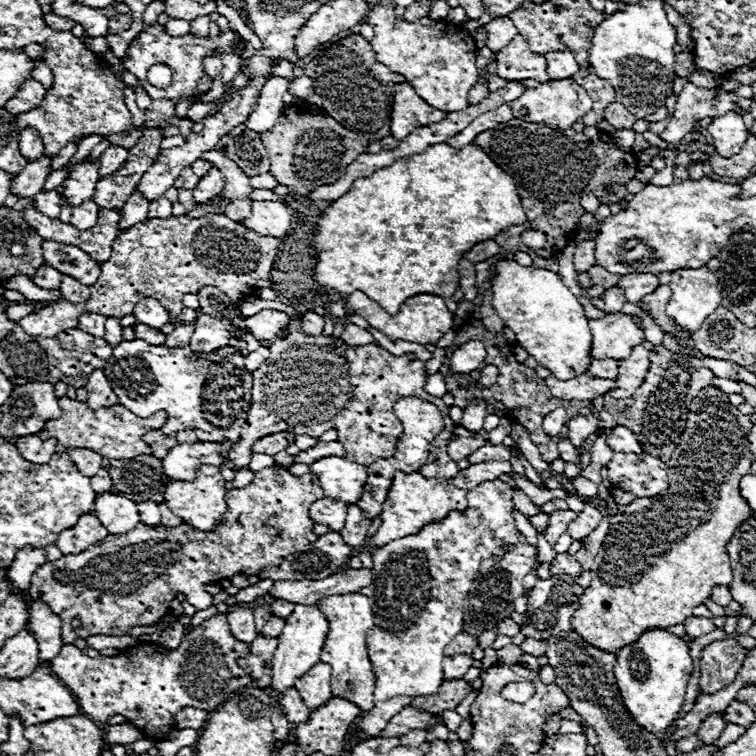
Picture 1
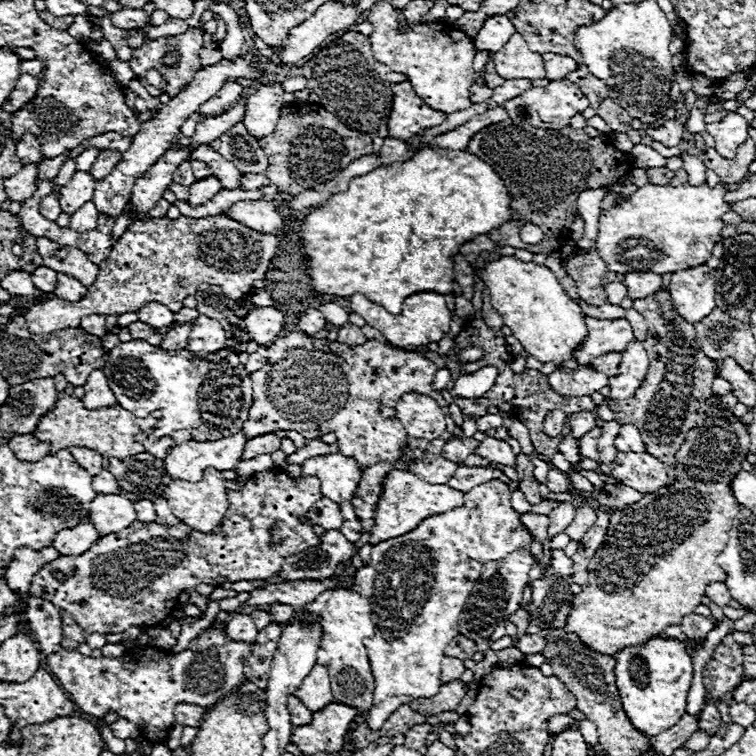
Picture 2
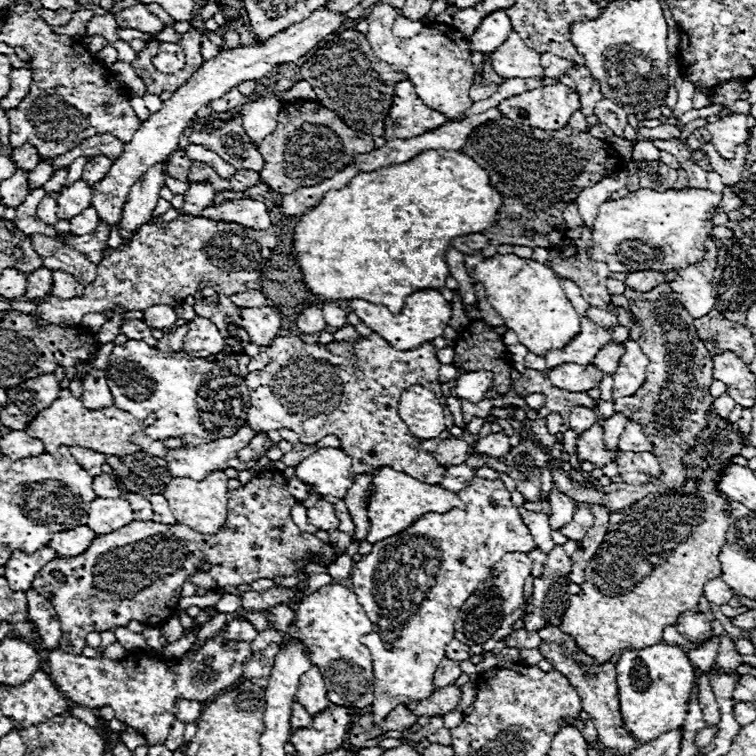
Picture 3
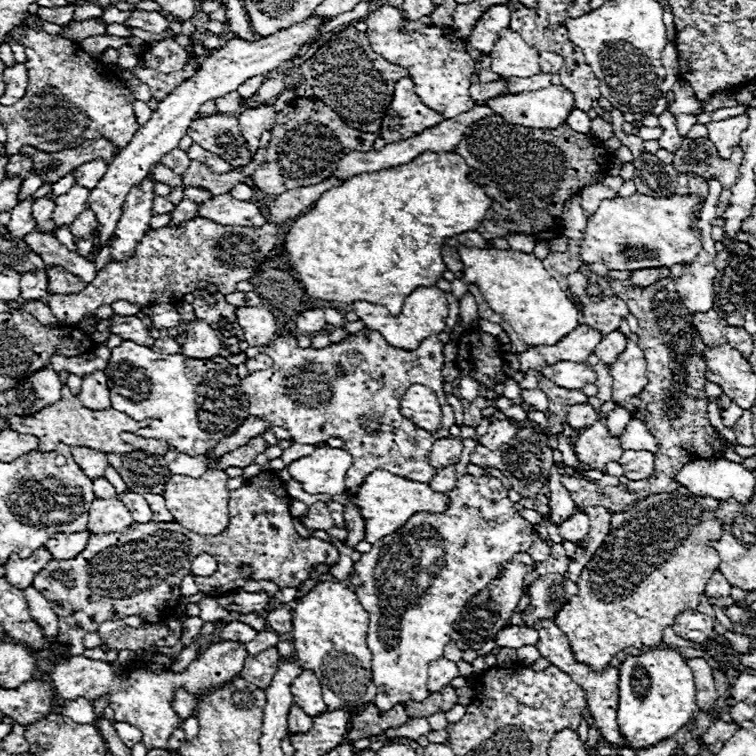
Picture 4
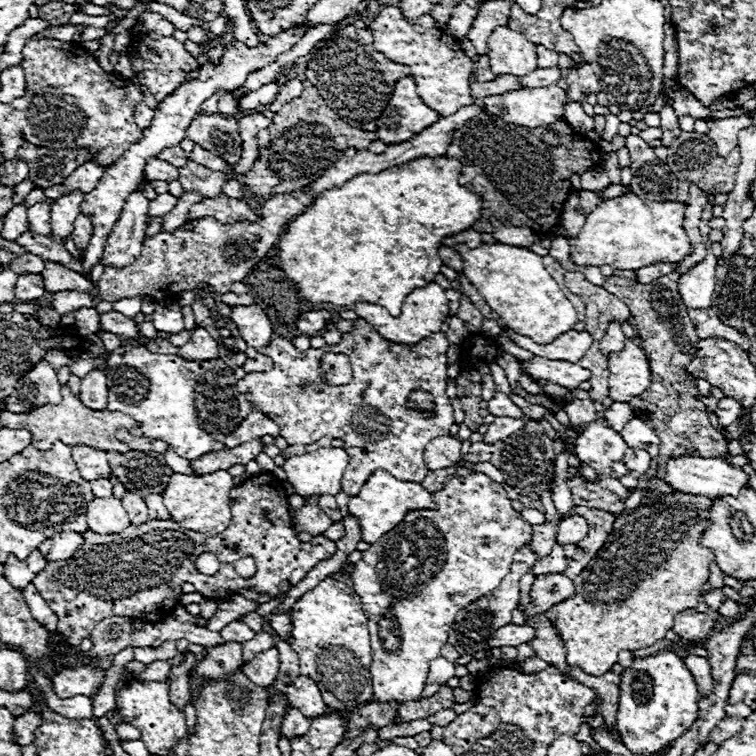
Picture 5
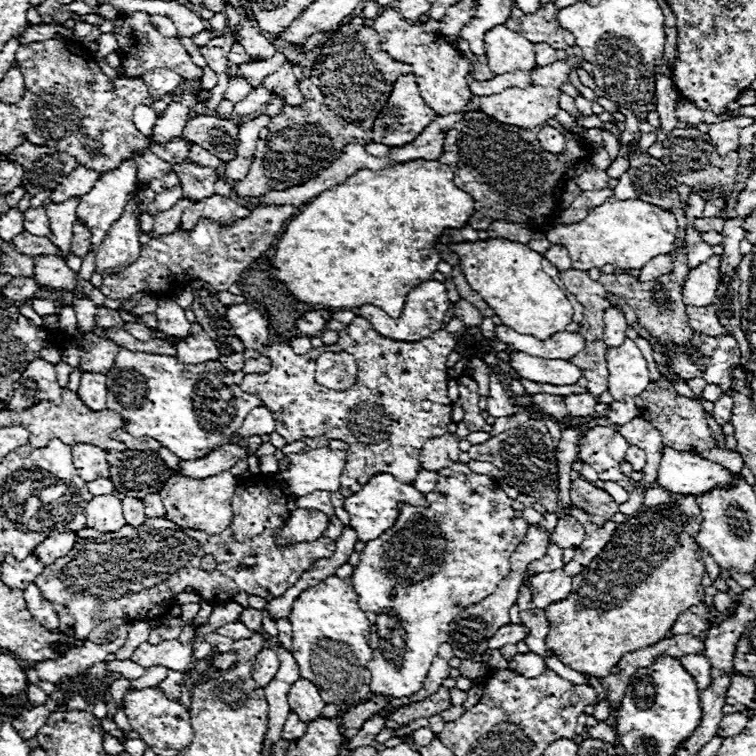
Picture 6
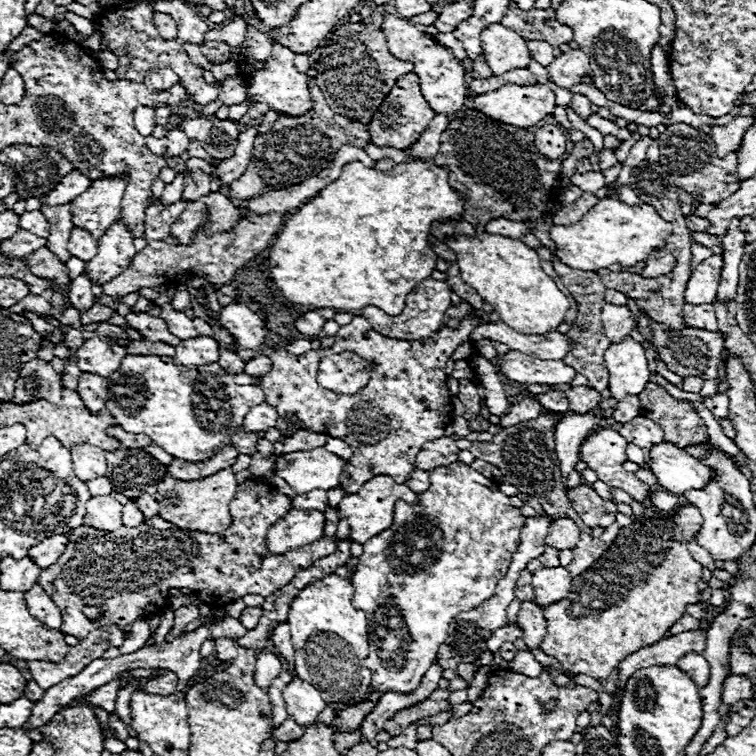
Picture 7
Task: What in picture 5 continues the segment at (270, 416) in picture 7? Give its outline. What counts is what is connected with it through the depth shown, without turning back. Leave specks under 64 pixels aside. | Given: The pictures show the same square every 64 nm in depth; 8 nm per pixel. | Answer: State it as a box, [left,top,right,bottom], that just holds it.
[224,410,280,448]

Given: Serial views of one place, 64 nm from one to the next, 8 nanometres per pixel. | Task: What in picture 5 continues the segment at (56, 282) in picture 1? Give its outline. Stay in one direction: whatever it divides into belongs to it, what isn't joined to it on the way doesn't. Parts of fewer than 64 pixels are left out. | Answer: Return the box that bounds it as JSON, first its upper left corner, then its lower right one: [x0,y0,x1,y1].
[14,274,46,302]

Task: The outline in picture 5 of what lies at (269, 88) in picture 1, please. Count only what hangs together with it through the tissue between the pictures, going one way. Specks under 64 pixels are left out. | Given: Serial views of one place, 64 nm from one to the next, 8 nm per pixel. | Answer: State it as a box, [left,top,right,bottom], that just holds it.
[230,110,272,178]

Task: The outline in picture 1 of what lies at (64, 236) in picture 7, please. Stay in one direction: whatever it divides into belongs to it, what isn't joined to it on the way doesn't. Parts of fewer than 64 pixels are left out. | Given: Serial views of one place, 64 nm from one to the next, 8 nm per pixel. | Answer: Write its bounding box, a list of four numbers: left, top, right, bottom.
[60,160,98,208]

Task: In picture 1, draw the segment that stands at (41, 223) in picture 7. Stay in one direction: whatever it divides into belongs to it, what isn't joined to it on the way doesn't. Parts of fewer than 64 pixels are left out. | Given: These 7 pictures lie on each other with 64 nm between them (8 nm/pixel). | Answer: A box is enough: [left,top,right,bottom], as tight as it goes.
[22,190,62,218]

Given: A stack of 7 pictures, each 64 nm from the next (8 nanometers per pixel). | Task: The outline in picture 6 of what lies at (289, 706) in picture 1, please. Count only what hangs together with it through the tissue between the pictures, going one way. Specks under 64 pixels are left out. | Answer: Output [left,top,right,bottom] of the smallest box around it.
[282,712,308,740]

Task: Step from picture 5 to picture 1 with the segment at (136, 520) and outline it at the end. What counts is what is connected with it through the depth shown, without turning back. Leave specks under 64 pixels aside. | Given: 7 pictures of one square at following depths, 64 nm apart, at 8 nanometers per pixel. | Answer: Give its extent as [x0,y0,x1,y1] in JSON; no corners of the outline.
[138,502,160,526]

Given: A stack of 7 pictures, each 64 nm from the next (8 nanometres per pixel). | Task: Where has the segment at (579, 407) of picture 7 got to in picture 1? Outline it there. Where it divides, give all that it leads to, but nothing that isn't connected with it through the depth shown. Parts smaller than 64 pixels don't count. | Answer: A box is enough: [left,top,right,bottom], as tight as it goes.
[568,412,600,450]

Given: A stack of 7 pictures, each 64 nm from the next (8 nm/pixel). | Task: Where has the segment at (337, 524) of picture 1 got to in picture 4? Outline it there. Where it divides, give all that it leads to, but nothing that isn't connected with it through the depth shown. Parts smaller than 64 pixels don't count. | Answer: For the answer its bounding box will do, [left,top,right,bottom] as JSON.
[302,502,334,530]

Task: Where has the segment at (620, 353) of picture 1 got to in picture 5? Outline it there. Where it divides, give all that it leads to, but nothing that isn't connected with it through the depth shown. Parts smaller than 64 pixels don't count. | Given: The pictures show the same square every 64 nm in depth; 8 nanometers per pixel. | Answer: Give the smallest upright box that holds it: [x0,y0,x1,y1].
[502,328,592,362]

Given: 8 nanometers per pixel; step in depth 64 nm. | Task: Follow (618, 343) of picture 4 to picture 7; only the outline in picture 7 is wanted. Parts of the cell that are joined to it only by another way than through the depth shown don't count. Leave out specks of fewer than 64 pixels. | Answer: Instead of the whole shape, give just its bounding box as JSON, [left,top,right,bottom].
[602,302,636,344]

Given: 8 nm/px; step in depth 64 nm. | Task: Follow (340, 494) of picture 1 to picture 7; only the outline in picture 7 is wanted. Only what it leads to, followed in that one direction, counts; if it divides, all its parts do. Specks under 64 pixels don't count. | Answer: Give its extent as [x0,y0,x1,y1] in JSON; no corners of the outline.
[276,446,344,494]

